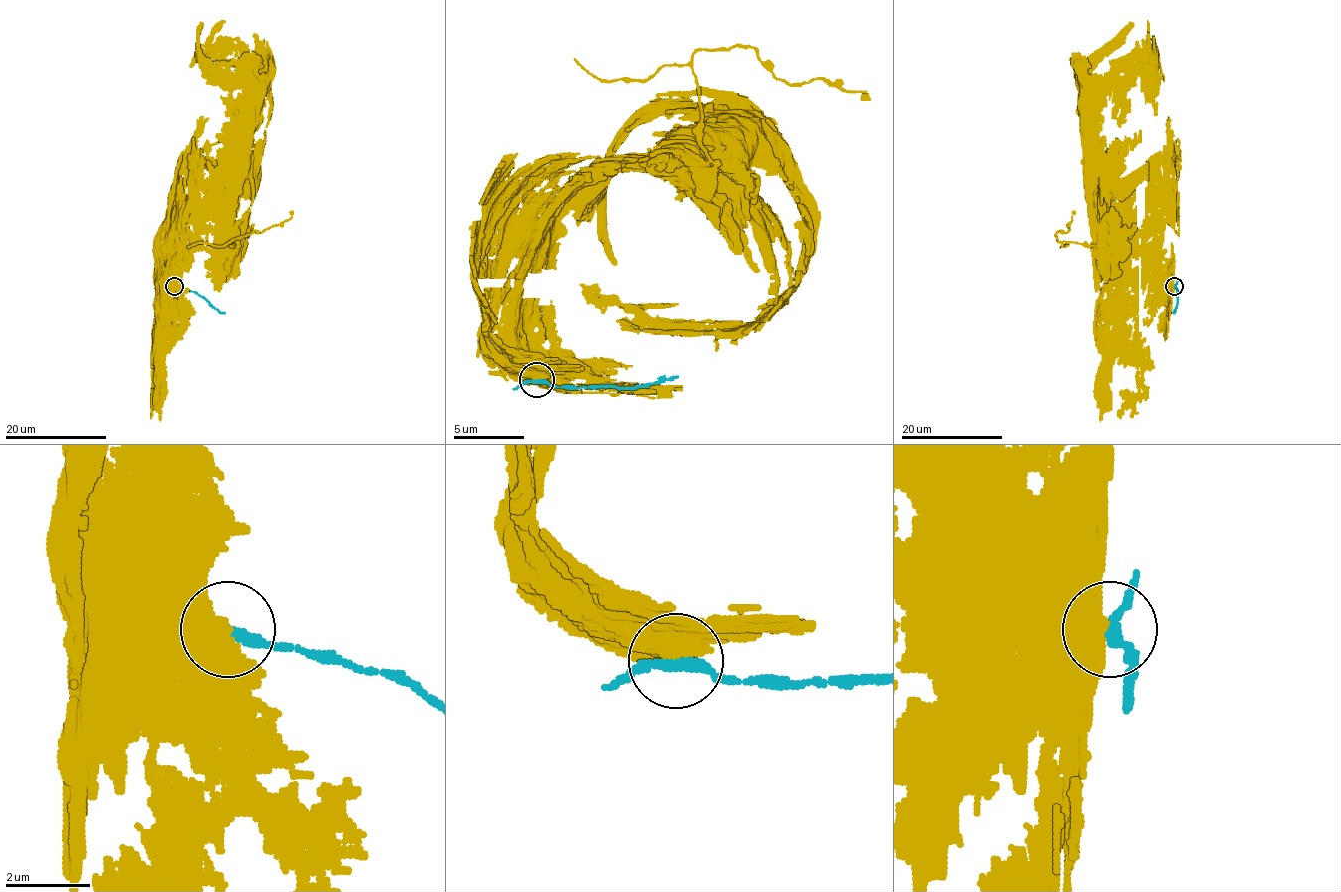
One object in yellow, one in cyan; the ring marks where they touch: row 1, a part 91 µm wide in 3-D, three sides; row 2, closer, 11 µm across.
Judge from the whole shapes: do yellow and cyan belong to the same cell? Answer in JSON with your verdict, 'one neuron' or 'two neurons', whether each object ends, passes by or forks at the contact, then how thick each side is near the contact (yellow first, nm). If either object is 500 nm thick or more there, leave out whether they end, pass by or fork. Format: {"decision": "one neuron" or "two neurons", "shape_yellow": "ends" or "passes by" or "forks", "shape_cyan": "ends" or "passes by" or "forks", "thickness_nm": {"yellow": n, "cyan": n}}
{"decision": "two neurons", "shape_yellow": "ends", "shape_cyan": "passes by", "thickness_nm": {"yellow": 400, "cyan": 240}}

